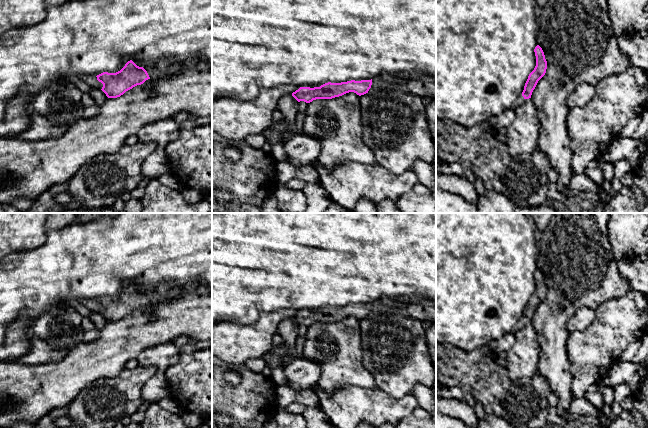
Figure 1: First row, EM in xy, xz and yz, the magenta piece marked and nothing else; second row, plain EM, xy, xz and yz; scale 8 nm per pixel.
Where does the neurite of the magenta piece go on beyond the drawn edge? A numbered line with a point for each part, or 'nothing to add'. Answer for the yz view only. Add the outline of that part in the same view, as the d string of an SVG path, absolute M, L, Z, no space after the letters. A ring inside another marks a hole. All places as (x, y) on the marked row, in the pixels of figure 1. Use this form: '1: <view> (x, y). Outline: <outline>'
1: yz (520, 99). Outline: M521 95L519 96L516 101L514 102L514 104L512 105L513 109L516 109L519 105L521 105L524 102L524 97Z

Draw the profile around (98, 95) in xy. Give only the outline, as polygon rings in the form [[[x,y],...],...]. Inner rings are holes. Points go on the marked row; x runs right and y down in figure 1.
[[[91,88],[90,95],[99,107],[108,99],[106,94],[101,89]]]

